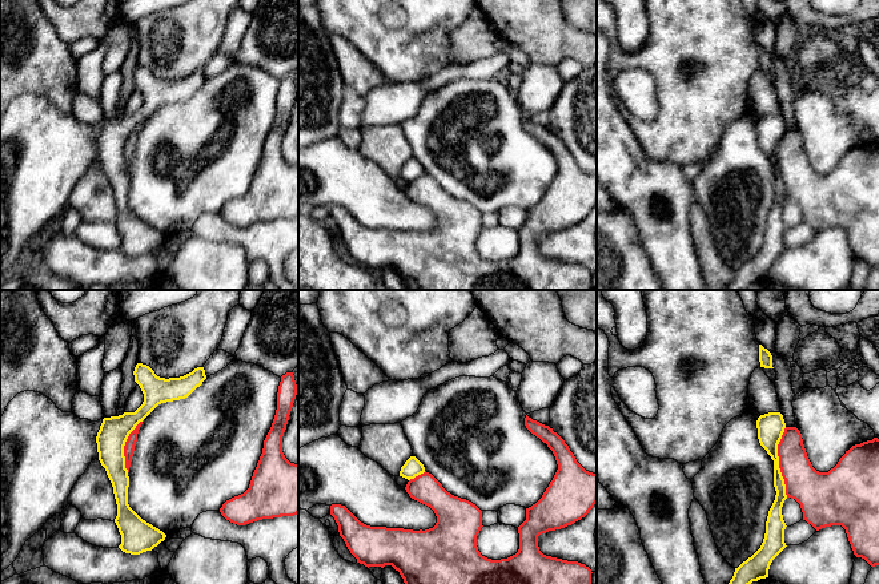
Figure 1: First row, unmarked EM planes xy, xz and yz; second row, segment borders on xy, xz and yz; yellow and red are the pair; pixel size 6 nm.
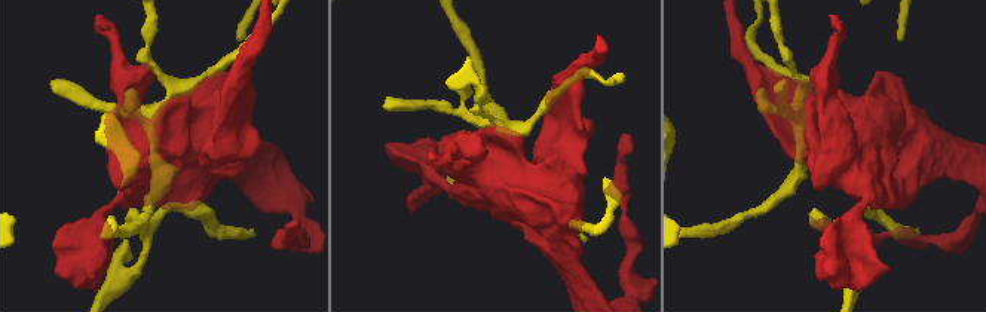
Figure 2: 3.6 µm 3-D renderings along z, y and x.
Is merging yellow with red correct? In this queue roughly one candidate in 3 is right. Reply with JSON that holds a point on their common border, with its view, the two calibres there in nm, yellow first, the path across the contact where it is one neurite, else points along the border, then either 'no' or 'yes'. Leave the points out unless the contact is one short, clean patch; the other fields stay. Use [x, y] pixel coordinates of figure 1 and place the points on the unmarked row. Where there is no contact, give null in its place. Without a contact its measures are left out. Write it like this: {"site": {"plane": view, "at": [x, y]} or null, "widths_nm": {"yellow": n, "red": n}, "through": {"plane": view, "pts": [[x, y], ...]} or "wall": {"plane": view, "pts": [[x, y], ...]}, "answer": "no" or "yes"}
{"site": {"plane": "yz", "at": [778, 164]}, "widths_nm": {"yellow": 160, "red": 220}, "answer": "no"}

